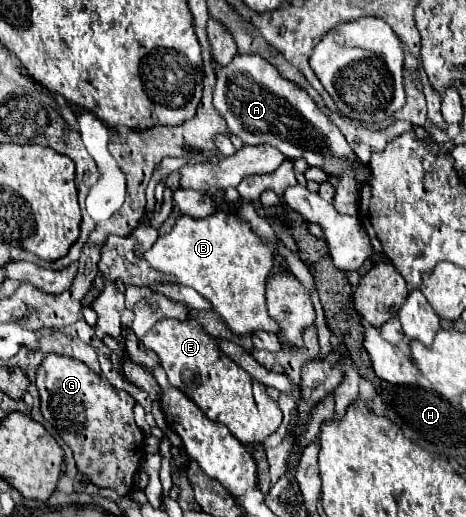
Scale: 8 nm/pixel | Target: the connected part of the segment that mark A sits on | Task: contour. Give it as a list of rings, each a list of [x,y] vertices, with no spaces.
[[[237,54],[231,64],[215,66],[215,76],[217,76],[217,82],[215,82],[215,90],[213,90],[213,106],[225,118],[229,132],[239,136],[245,144],[277,146],[289,160],[305,158],[311,166],[323,168],[329,176],[333,176],[333,174],[339,176],[345,168],[353,168],[355,180],[359,184],[369,182],[369,168],[365,164],[359,164],[353,158],[353,150],[349,150],[349,144],[345,142],[345,138],[337,130],[337,126],[333,126],[333,122],[329,122],[329,118],[325,118],[325,114],[317,108],[317,104],[311,100],[311,96],[307,92],[303,92],[299,86],[293,86],[289,80],[281,78],[281,74],[277,74],[277,70],[269,62],[265,62],[261,56]]]

